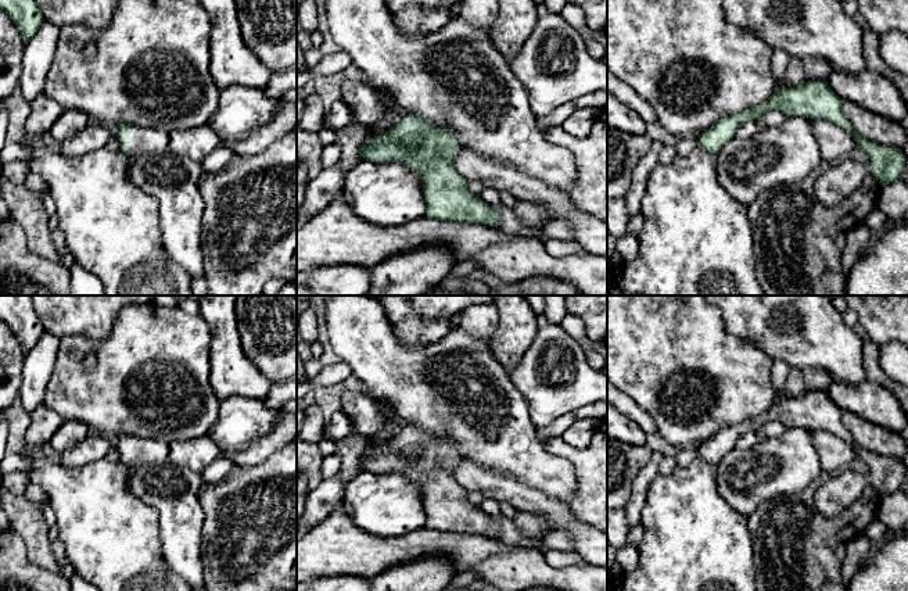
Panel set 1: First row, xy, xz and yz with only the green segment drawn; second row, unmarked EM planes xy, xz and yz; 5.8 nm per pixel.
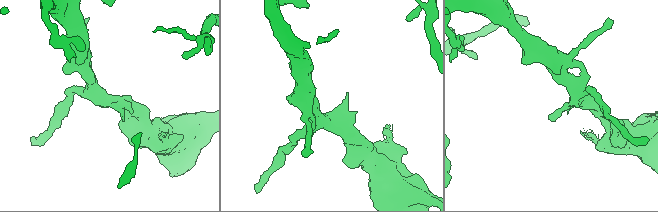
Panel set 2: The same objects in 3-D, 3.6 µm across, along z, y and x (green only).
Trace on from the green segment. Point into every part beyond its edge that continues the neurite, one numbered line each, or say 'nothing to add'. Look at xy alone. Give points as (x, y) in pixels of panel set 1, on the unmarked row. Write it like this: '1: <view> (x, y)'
1: xy (143, 450)

